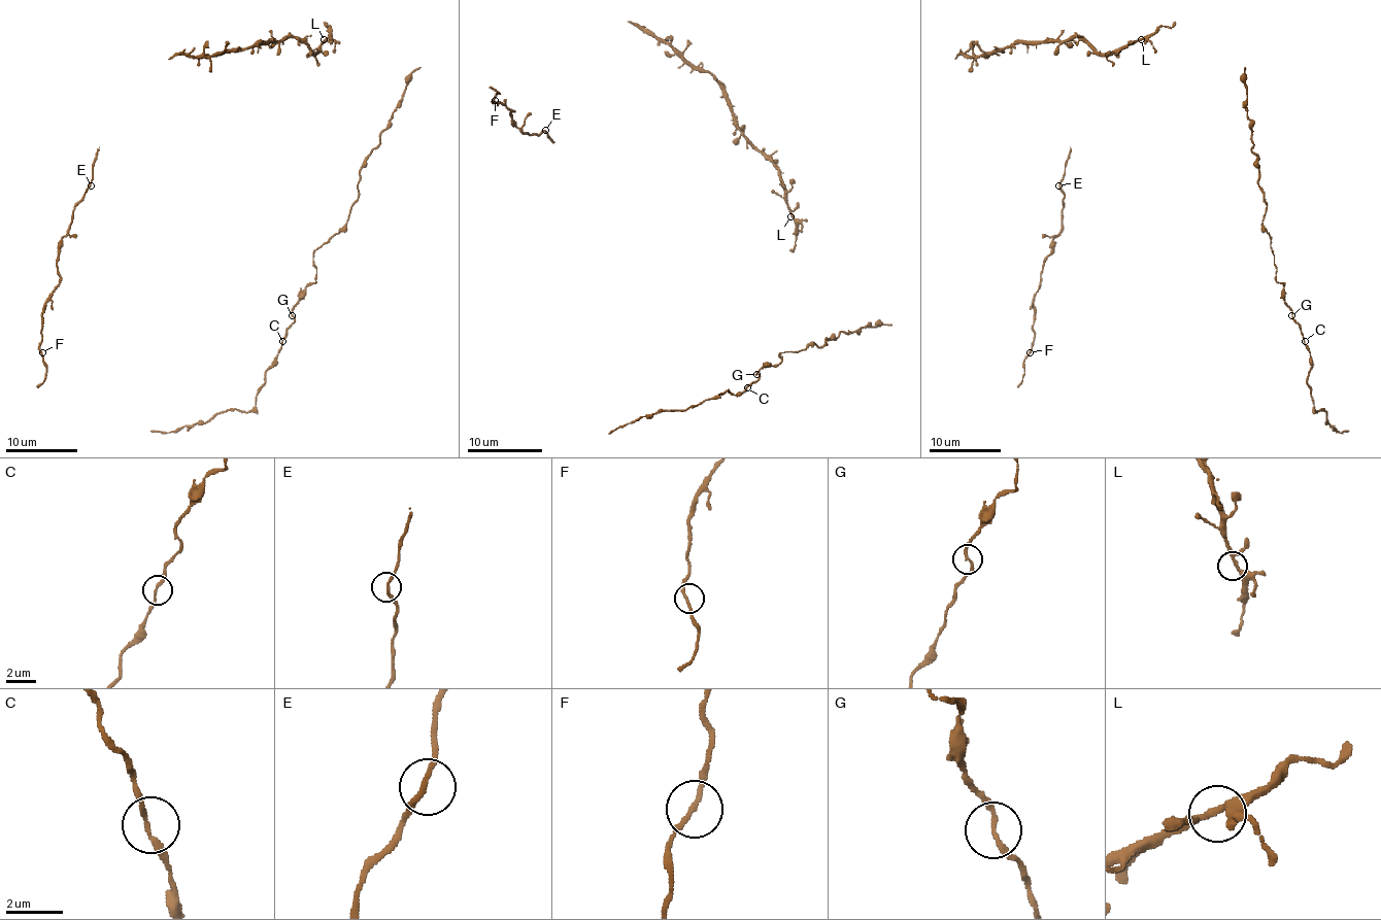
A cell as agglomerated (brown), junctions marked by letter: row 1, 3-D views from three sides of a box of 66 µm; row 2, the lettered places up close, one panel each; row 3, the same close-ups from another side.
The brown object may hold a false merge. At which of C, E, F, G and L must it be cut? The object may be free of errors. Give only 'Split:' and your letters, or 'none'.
Split: G

